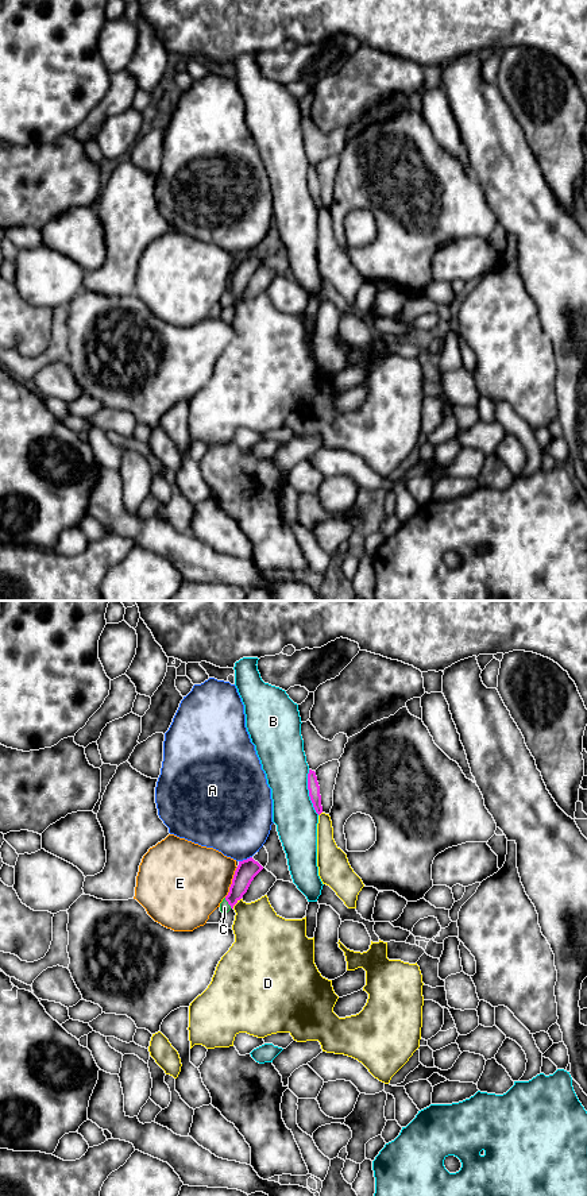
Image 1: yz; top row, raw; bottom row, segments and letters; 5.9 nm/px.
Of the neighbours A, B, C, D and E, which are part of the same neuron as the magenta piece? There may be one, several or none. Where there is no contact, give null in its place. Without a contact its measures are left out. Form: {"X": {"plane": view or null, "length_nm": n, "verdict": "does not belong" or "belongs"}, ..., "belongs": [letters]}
{"A": {"plane": "yz", "length_nm": 90, "verdict": "does not belong"}, "B": {"plane": "yz", "length_nm": 280, "verdict": "does not belong"}, "C": {"plane": "yz", "length_nm": 80, "verdict": "belongs"}, "D": {"plane": "yz", "length_nm": 80, "verdict": "does not belong"}, "E": {"plane": "yz", "length_nm": 200, "verdict": "does not belong"}, "belongs": ["C"]}

